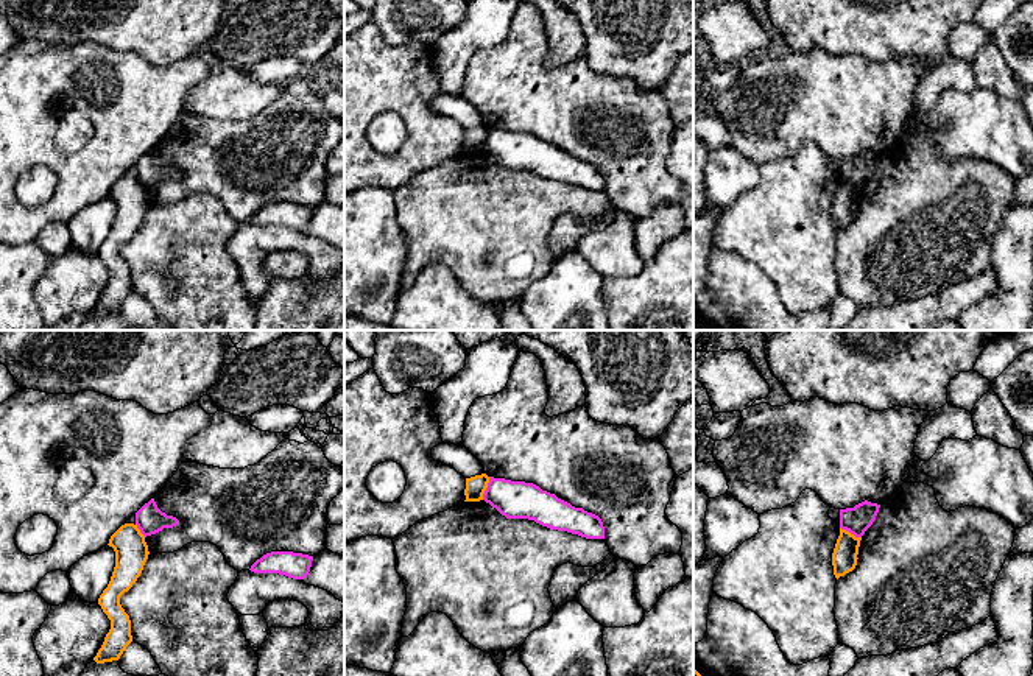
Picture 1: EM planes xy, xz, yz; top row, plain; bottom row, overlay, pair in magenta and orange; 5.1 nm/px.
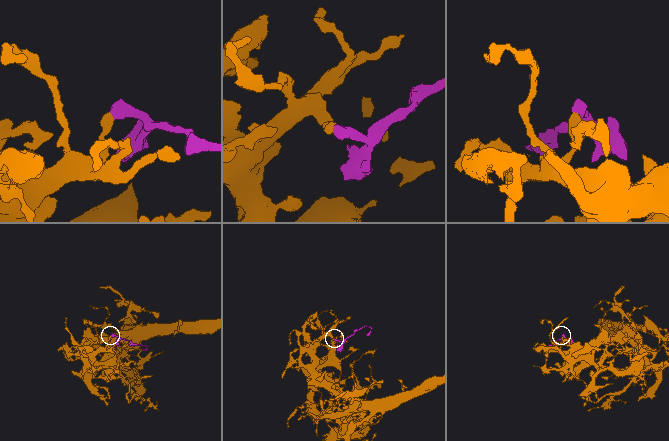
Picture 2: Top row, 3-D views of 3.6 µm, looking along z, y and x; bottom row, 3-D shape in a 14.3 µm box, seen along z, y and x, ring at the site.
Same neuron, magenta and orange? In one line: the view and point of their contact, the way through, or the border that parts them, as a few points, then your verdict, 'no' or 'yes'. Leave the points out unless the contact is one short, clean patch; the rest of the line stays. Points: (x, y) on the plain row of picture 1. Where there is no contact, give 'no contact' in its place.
xz (486, 139) | along xz (490, 128), (482, 150) | no

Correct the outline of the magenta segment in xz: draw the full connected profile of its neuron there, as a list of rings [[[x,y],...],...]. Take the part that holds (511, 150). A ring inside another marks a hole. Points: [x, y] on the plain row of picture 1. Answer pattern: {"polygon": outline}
{"polygon": [[[489,128],[483,151],[506,170],[528,170],[550,181],[605,190],[598,167],[575,159],[533,134]]]}

